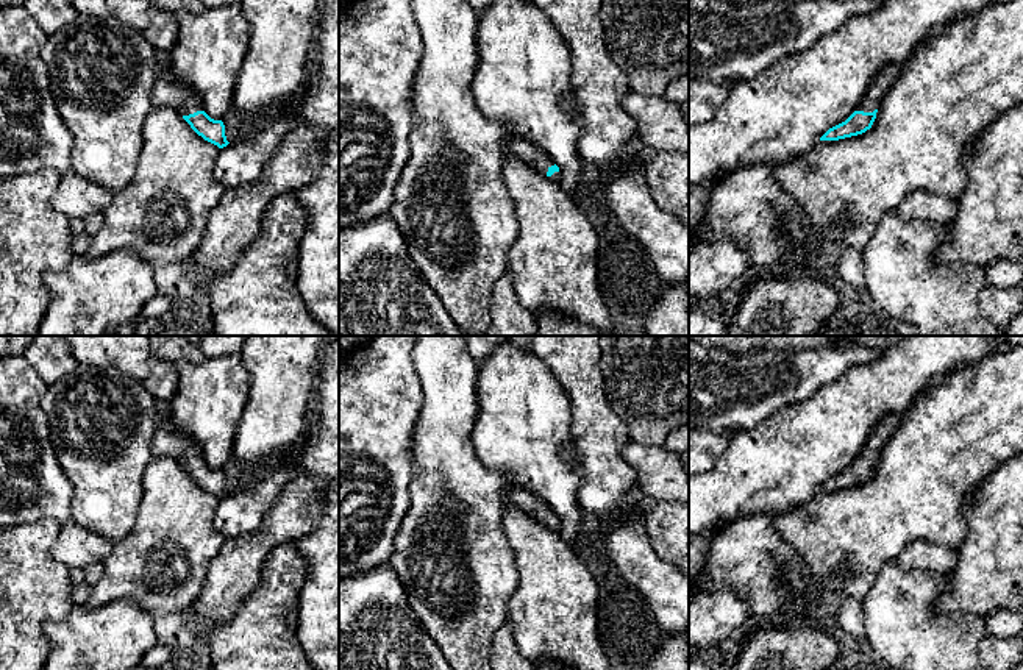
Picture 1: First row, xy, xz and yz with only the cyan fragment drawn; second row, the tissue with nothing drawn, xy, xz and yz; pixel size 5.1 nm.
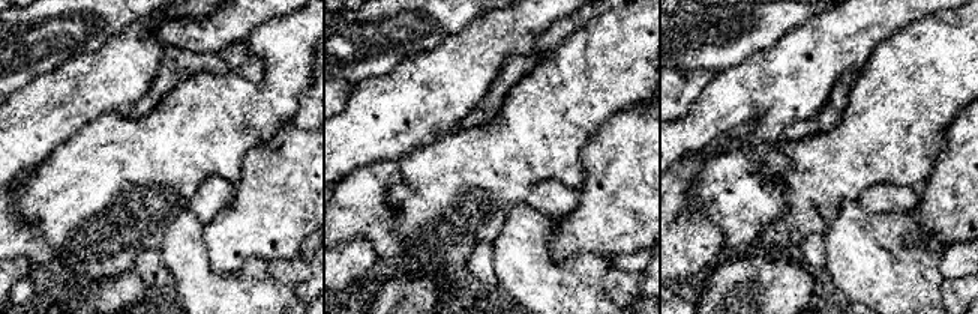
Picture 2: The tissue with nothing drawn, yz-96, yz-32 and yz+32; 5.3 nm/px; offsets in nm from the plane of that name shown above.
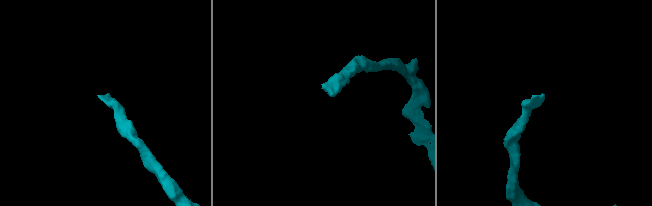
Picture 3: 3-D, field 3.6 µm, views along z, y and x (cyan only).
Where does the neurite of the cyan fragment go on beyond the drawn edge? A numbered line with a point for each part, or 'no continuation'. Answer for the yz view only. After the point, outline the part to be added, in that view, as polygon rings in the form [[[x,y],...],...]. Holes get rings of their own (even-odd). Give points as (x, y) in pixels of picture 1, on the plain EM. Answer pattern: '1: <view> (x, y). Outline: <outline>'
1: yz (875, 444). Outline: [[[903,415],[884,417],[865,442],[862,453],[856,461],[873,462],[875,459],[878,459],[889,437],[900,428],[901,420]]]

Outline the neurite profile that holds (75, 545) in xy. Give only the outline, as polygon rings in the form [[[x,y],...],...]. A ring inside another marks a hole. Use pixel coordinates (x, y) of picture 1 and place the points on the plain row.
[[[70,519],[61,525],[50,556],[69,568],[84,568],[94,562],[103,562],[111,554],[112,545],[112,542]]]

